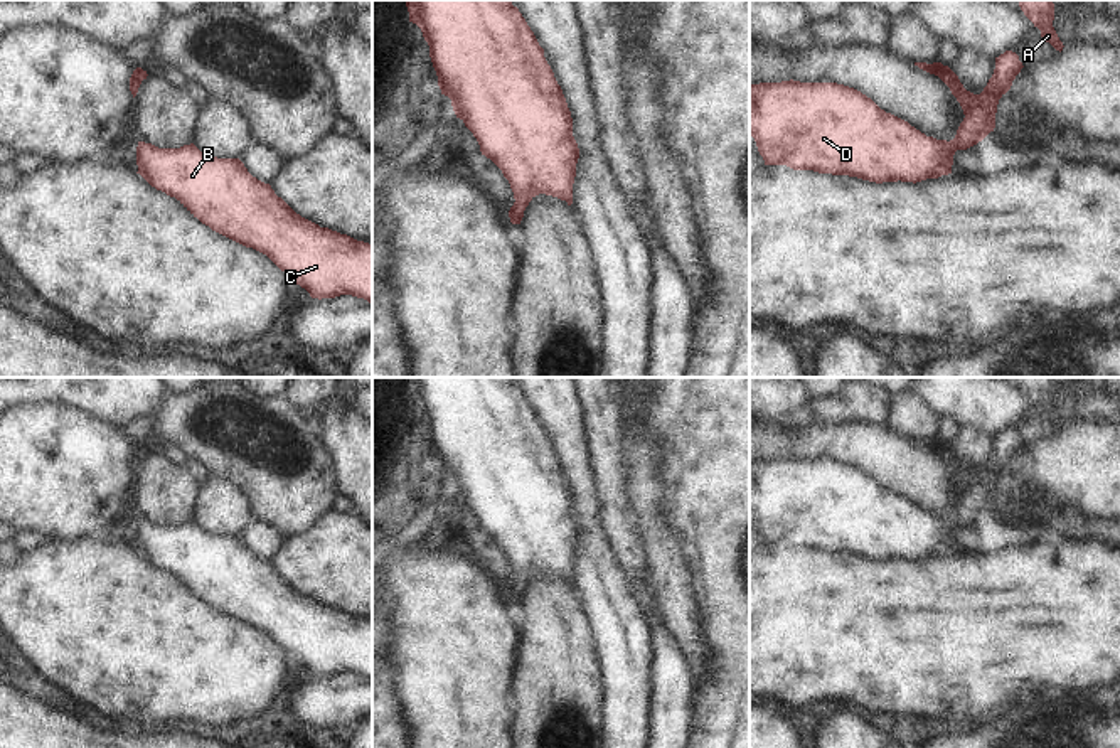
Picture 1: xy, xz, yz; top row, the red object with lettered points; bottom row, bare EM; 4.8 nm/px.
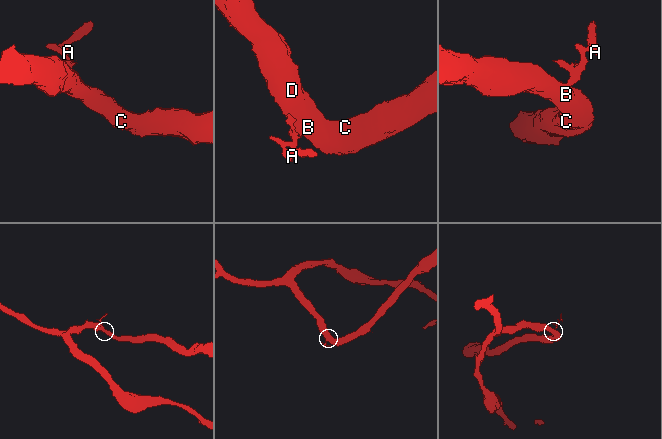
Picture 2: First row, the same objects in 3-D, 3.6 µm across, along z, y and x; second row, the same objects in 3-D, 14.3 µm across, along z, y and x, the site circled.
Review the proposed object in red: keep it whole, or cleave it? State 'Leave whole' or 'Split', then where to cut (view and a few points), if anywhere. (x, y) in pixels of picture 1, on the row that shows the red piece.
Leave whole. No split.

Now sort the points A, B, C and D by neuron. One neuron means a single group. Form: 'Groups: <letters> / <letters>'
Groups: A B C D.

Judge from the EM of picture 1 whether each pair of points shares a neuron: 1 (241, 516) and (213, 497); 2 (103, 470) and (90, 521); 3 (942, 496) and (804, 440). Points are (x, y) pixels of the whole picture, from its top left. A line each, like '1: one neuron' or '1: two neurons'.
1: one neuron
2: one neuron
3: one neuron

